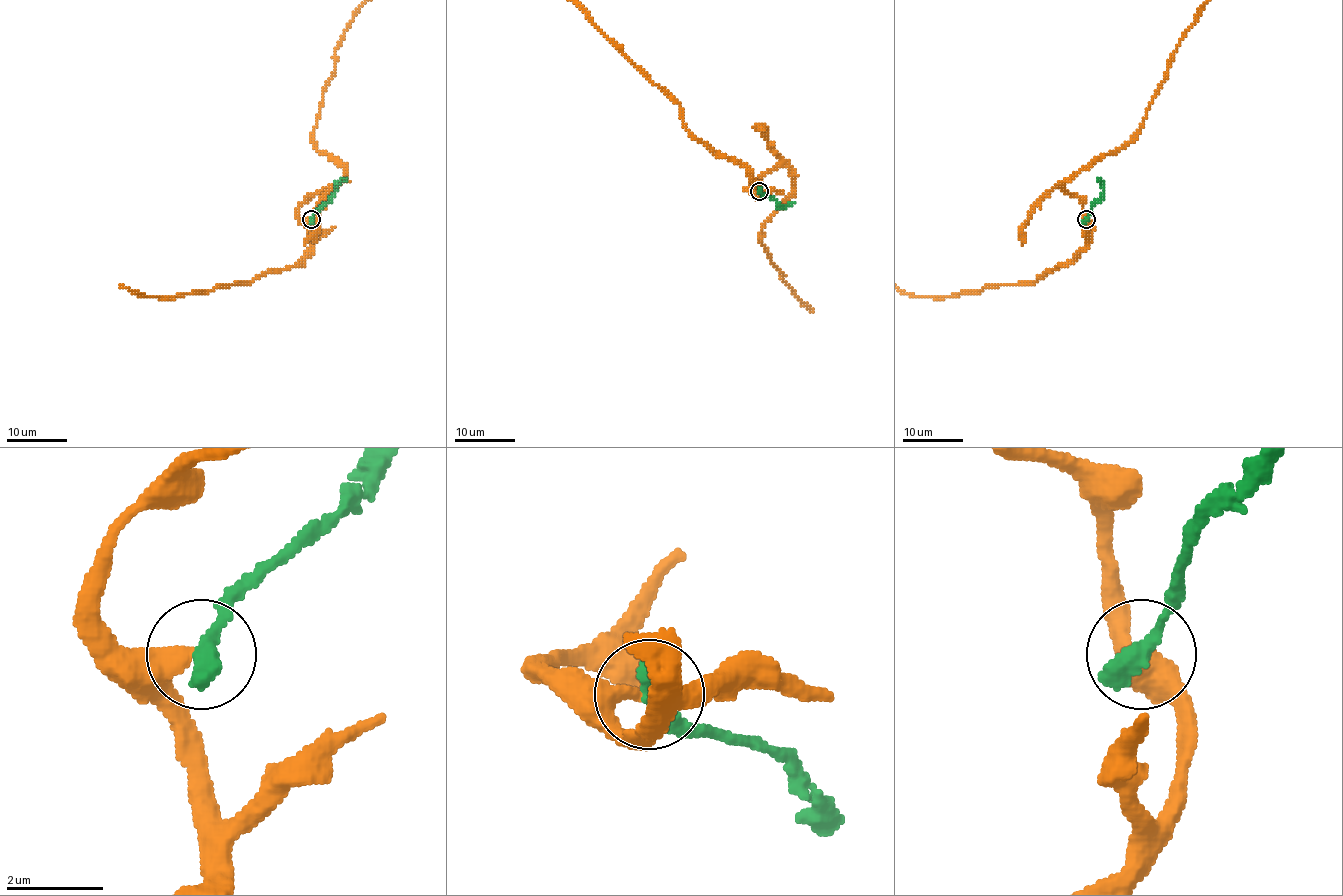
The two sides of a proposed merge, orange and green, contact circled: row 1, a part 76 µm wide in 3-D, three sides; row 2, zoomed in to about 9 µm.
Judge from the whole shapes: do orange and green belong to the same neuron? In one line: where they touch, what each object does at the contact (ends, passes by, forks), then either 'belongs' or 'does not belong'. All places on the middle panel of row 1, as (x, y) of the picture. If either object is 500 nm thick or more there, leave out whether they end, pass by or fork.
place (759, 191); orange ends; green ends; does not belong

